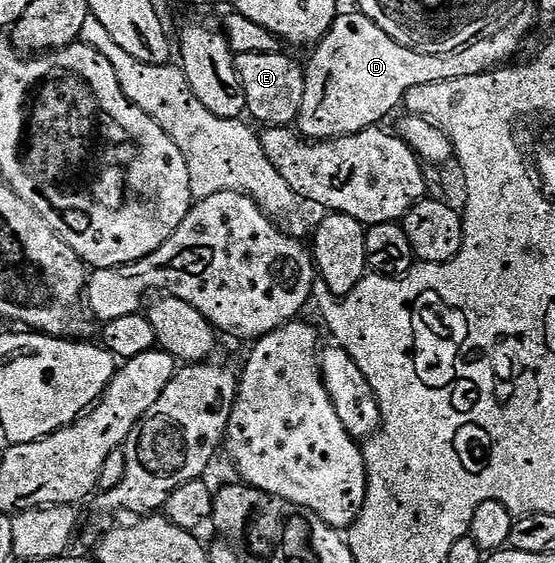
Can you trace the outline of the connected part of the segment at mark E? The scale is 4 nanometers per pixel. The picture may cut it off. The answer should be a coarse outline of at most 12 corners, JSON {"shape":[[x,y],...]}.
{"shape":[[285,51],[237,54],[246,112],[293,125],[306,74]]}

